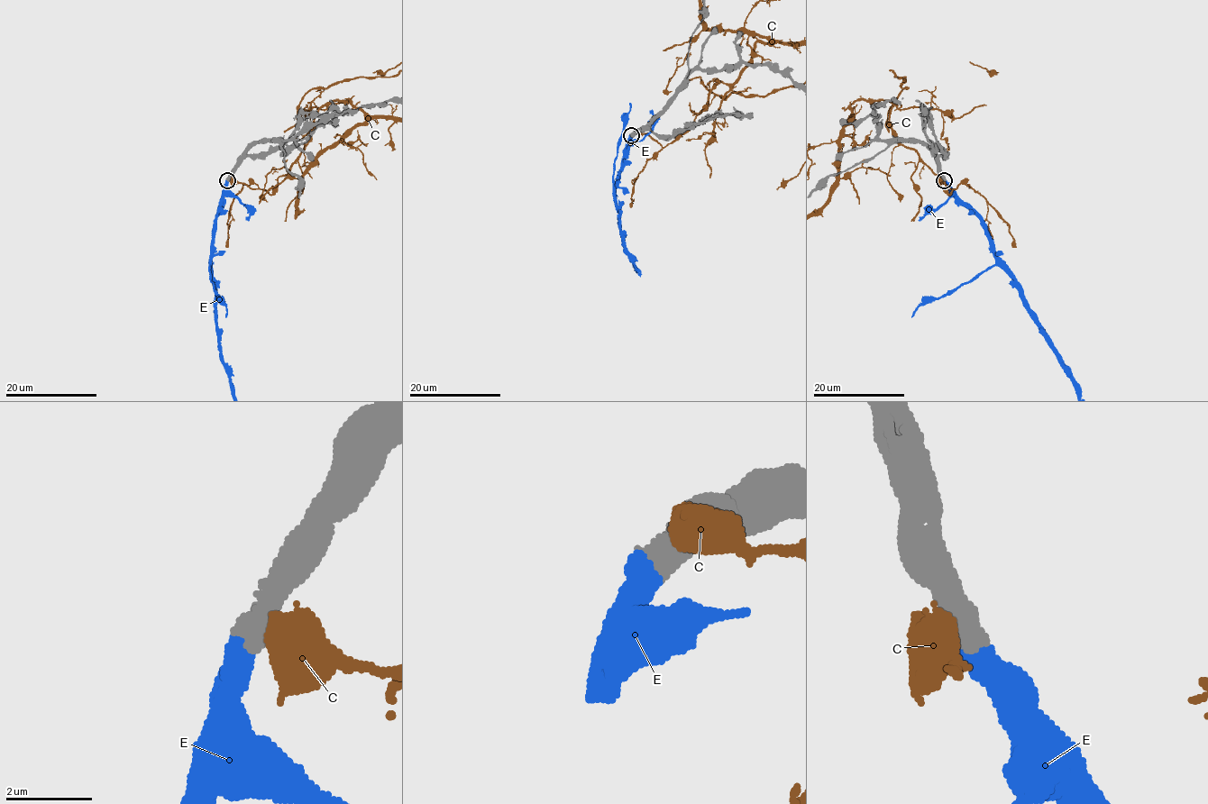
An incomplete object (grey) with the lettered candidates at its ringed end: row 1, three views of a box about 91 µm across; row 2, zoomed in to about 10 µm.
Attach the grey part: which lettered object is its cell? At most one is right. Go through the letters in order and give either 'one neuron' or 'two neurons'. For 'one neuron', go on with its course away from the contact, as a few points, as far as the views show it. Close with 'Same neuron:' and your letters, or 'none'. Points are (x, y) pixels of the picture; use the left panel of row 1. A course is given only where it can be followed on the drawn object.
C: two neurons
E: one neuron
Same neuron: E

